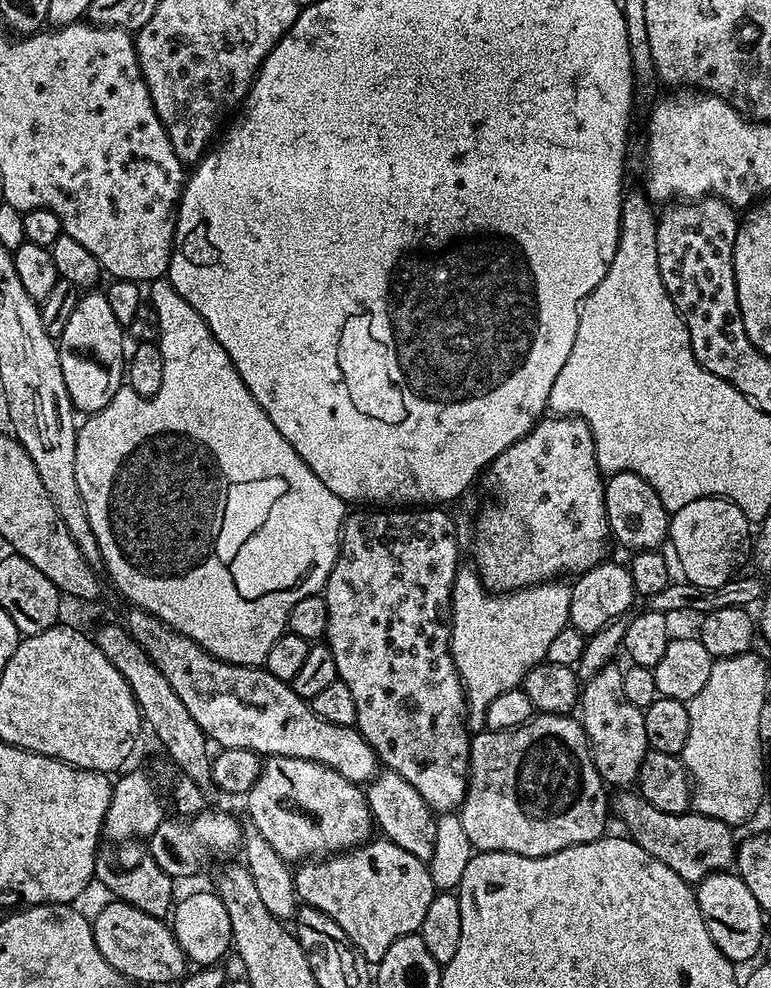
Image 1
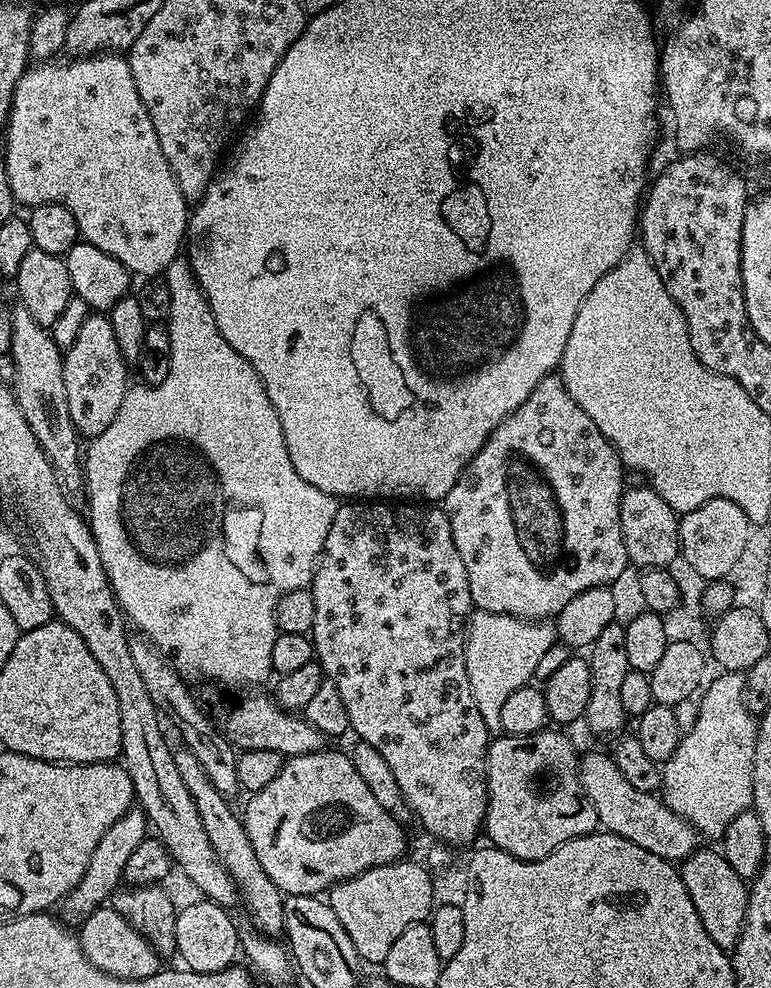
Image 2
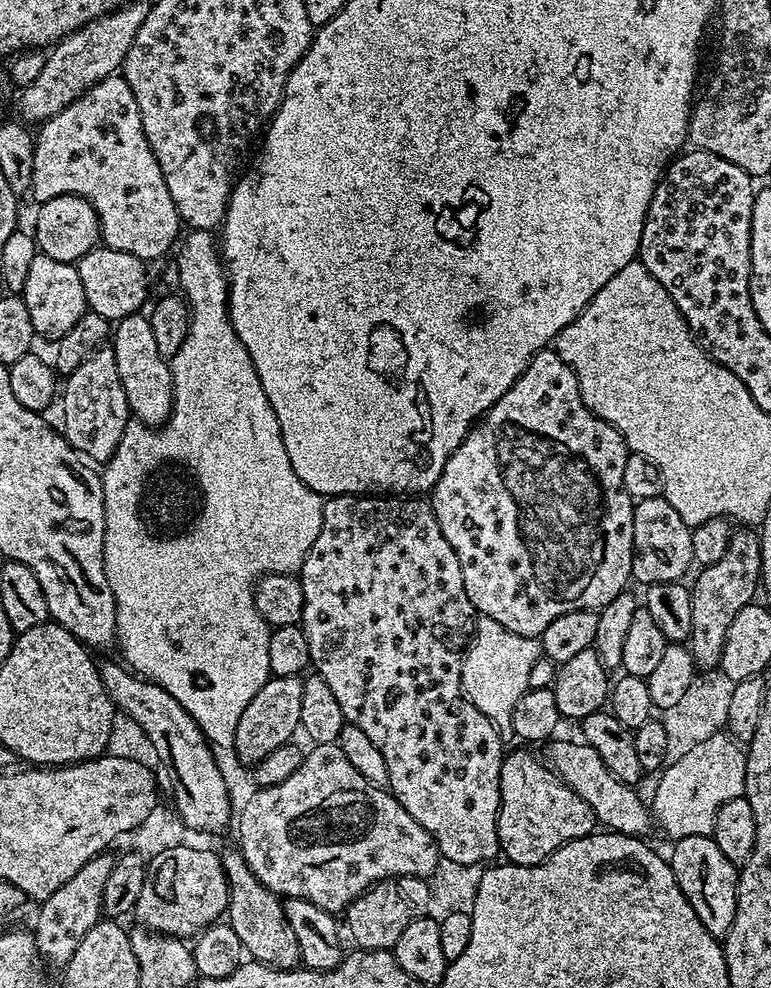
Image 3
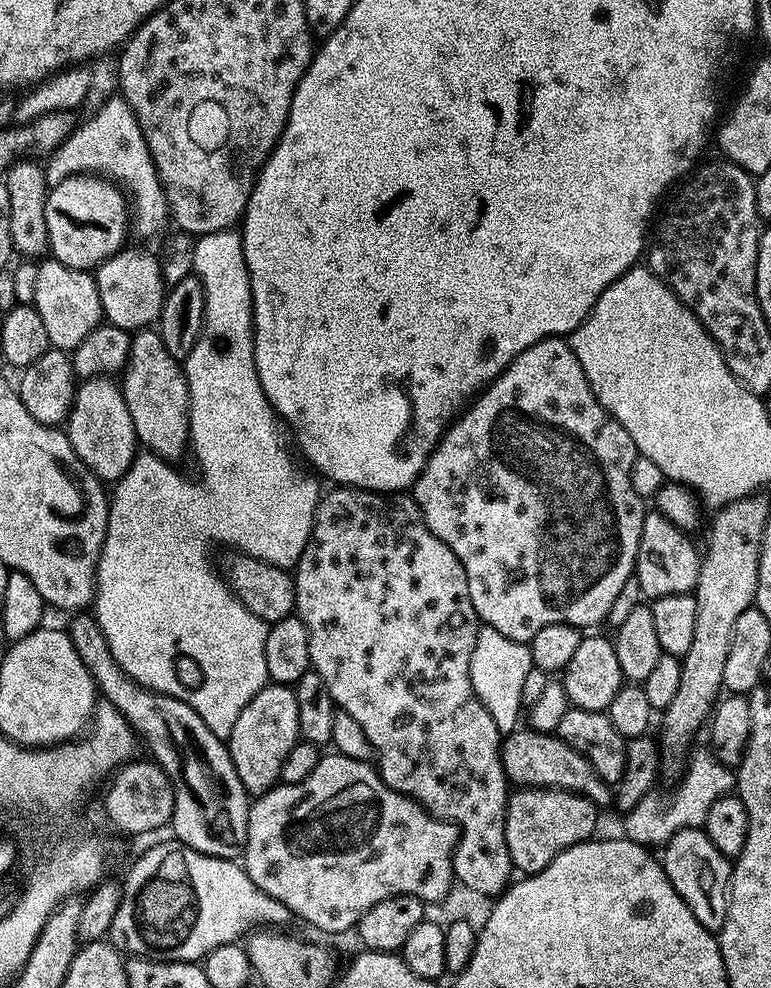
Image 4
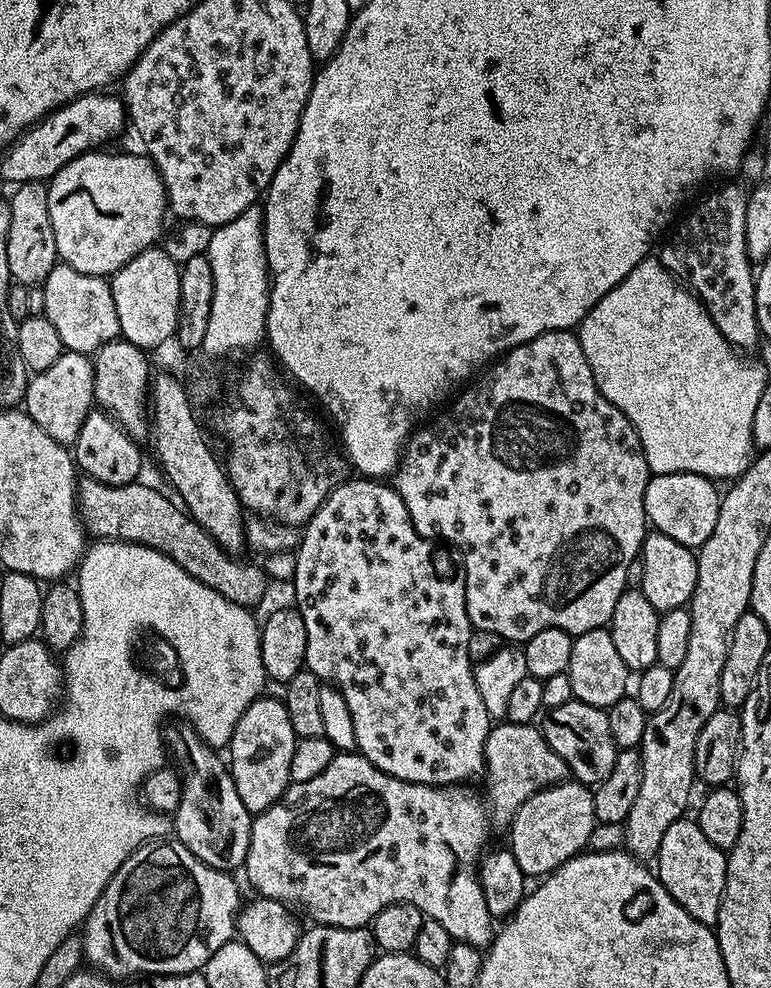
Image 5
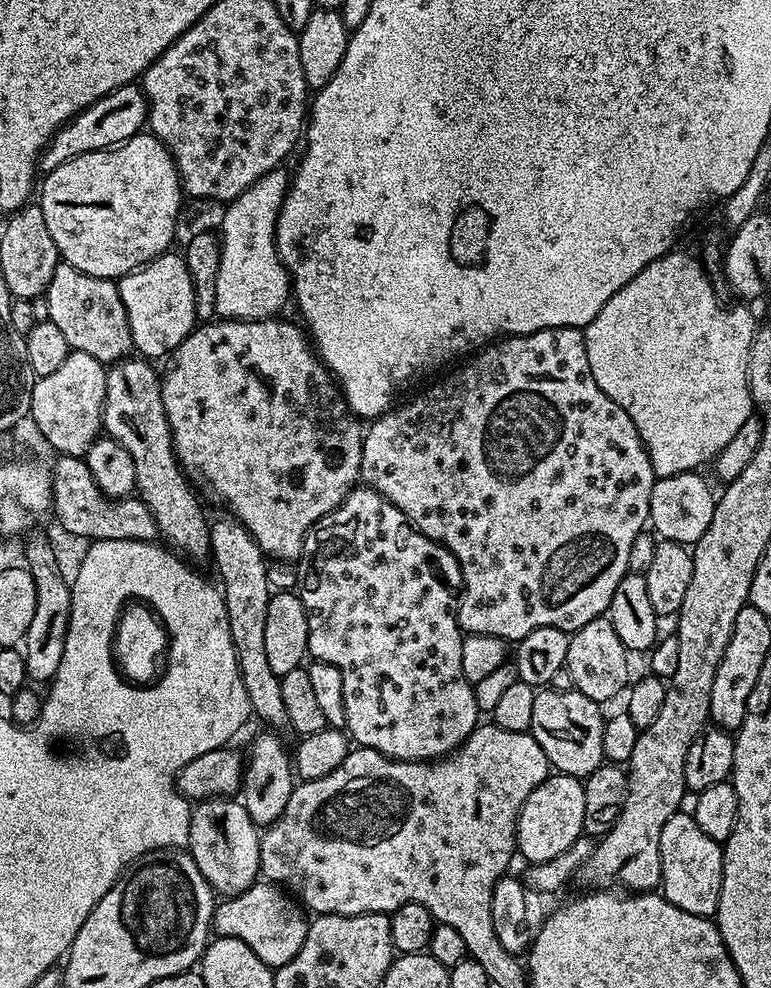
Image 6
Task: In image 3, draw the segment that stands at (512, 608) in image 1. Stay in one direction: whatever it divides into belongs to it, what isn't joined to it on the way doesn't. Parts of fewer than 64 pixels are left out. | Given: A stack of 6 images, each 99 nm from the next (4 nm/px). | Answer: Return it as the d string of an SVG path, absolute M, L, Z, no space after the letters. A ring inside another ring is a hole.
M480 616L477 619L472 639L464 652L464 665L462 666L462 682L466 689L468 700L498 730L500 739L505 742L516 740L514 734L514 706L518 706L518 698L529 690L530 669L541 656L540 642L534 636L519 636L494 622L490 618Z

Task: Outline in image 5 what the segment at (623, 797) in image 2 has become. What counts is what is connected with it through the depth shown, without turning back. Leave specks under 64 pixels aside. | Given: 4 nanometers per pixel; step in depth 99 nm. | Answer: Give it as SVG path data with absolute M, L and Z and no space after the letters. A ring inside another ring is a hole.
M500 722L493 726L486 738L484 762L486 777L488 776L488 800L492 803L492 812L504 822L511 821L516 812L535 792L541 792L543 788L551 788L554 784L567 781L570 776L566 762L562 762L562 758L558 758L558 754L550 750L543 731L532 724Z

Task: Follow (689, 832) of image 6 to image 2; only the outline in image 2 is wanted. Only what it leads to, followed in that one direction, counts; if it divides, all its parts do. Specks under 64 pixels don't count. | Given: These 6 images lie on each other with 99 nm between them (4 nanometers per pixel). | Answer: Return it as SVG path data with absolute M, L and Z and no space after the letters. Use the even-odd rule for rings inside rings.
M704 846L691 852L679 865L678 871L690 894L690 902L694 902L694 910L698 910L698 918L702 918L702 926L706 926L706 934L710 934L710 938L714 938L720 948L735 948L744 932L744 919L748 909L748 888L745 880L734 874L730 862L726 862L719 851L711 852Z

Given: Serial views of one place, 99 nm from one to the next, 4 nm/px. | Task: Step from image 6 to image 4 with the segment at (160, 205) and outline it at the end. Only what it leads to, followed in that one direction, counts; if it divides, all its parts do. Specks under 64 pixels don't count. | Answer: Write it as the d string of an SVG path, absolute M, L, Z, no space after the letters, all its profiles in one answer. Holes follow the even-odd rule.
M71 176L61 184L51 185L46 198L46 234L51 259L71 268L95 270L104 260L125 247L124 239L130 236L130 205L125 193L111 180L98 176Z

